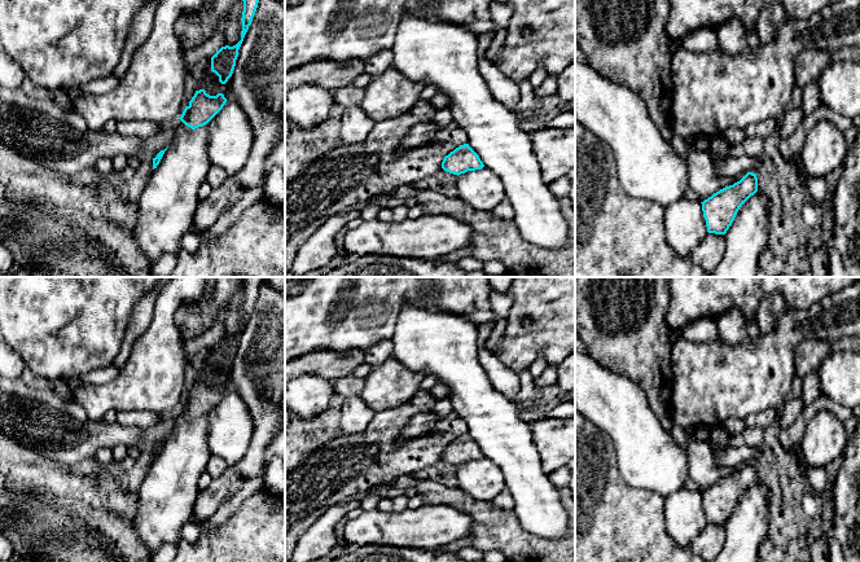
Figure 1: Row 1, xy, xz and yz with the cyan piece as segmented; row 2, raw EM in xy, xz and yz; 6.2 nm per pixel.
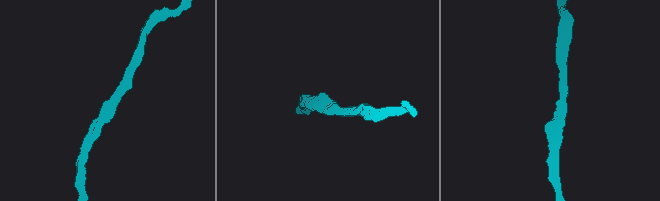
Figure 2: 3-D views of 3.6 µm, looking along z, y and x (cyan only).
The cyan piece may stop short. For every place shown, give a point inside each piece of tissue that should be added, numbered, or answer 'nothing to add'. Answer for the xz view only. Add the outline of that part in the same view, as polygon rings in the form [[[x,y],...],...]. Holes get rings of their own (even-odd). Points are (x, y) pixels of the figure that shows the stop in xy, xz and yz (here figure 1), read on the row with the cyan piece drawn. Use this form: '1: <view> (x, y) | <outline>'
nothing to add

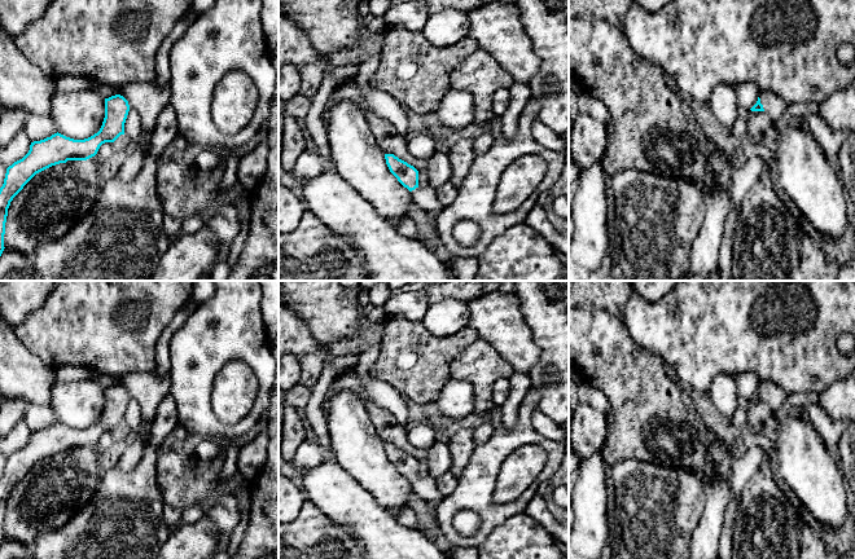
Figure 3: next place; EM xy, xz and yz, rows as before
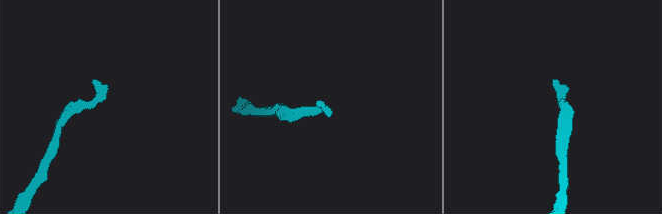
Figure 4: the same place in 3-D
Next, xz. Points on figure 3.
1: xz (424, 197) | [[[418,186],[411,192],[413,202],[428,214],[438,215],[444,208],[437,195],[435,189],[431,186]]]

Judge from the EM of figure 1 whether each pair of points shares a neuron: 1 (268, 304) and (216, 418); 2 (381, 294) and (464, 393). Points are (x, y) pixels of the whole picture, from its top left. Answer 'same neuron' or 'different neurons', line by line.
1: different neurons
2: different neurons

